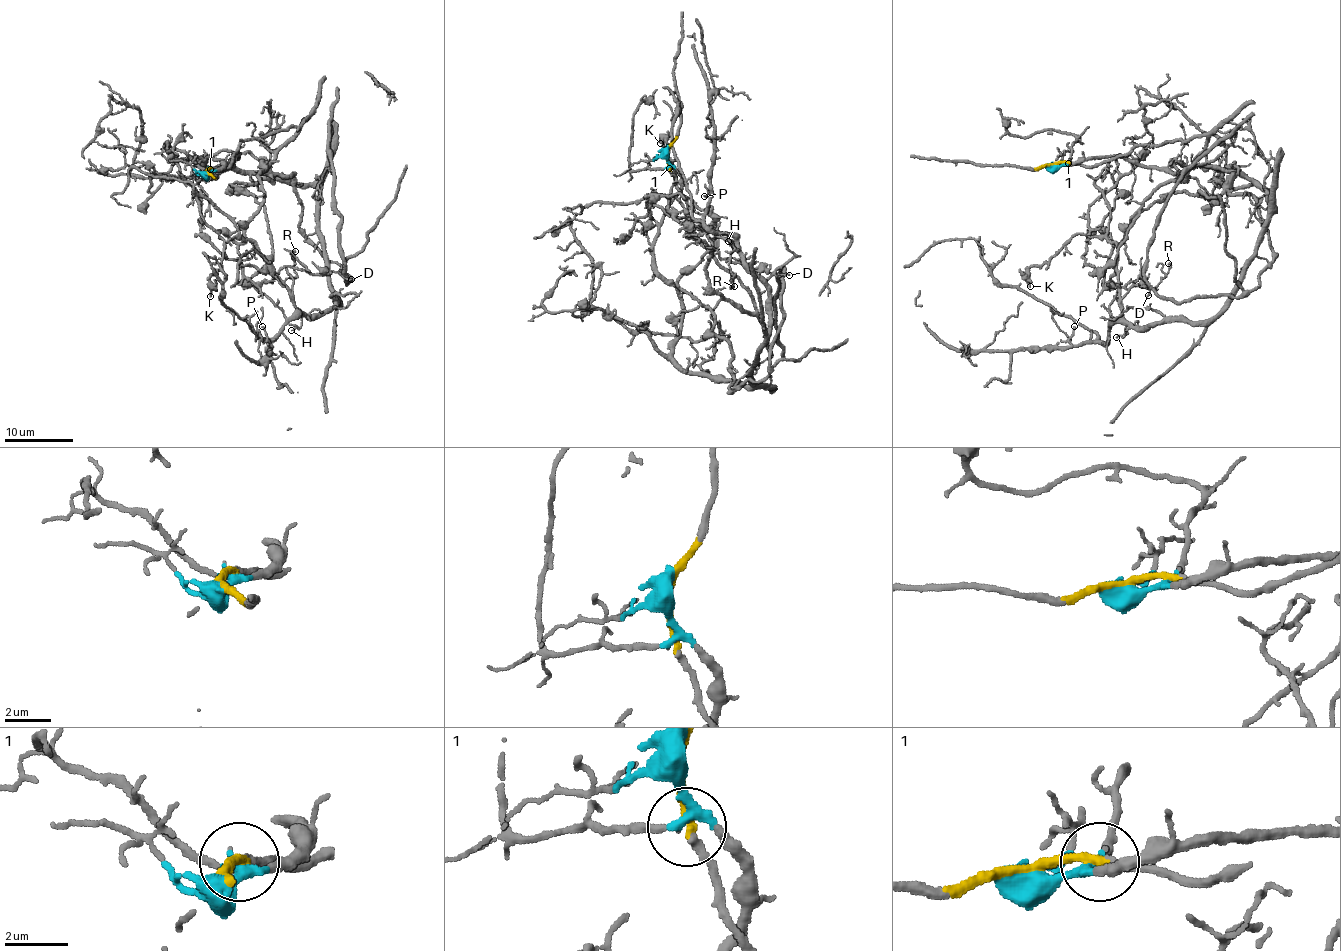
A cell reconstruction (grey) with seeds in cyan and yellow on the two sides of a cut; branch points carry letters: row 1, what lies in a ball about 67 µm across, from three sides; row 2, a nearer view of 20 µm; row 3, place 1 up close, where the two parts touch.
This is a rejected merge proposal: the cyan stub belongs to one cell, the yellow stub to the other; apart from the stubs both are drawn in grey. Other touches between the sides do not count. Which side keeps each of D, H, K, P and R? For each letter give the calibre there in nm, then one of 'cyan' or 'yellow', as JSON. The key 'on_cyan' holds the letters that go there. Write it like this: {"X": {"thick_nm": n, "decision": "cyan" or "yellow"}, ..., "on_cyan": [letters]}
{"D": {"thick_nm": 100, "decision": "yellow"}, "H": {"thick_nm": 100, "decision": "cyan"}, "K": {"thick_nm": 180, "decision": "yellow"}, "P": {"thick_nm": 130, "decision": "cyan"}, "R": {"thick_nm": 170, "decision": "cyan"}, "on_cyan": ["H", "P", "R"]}

